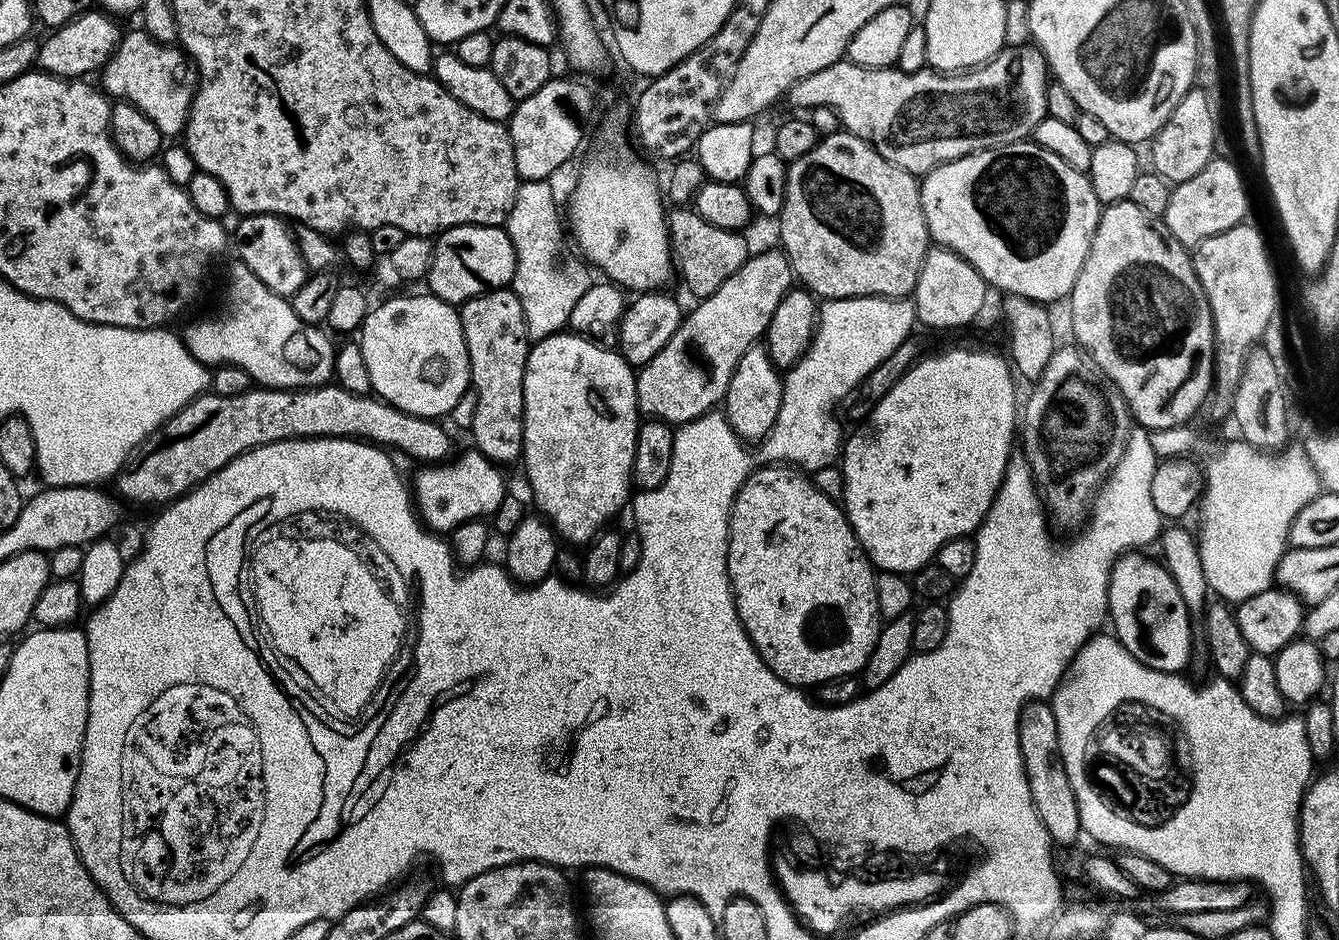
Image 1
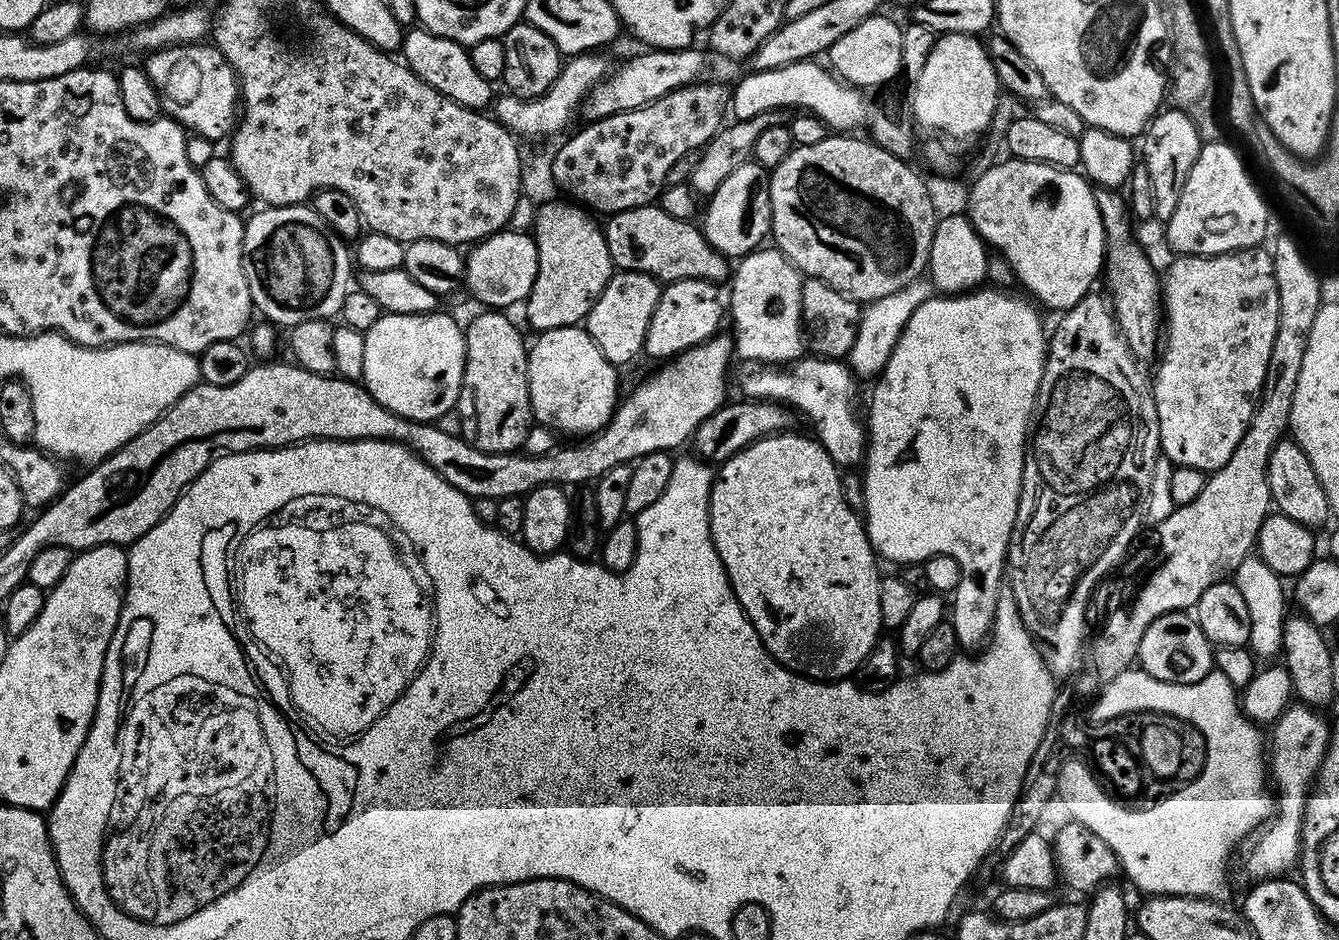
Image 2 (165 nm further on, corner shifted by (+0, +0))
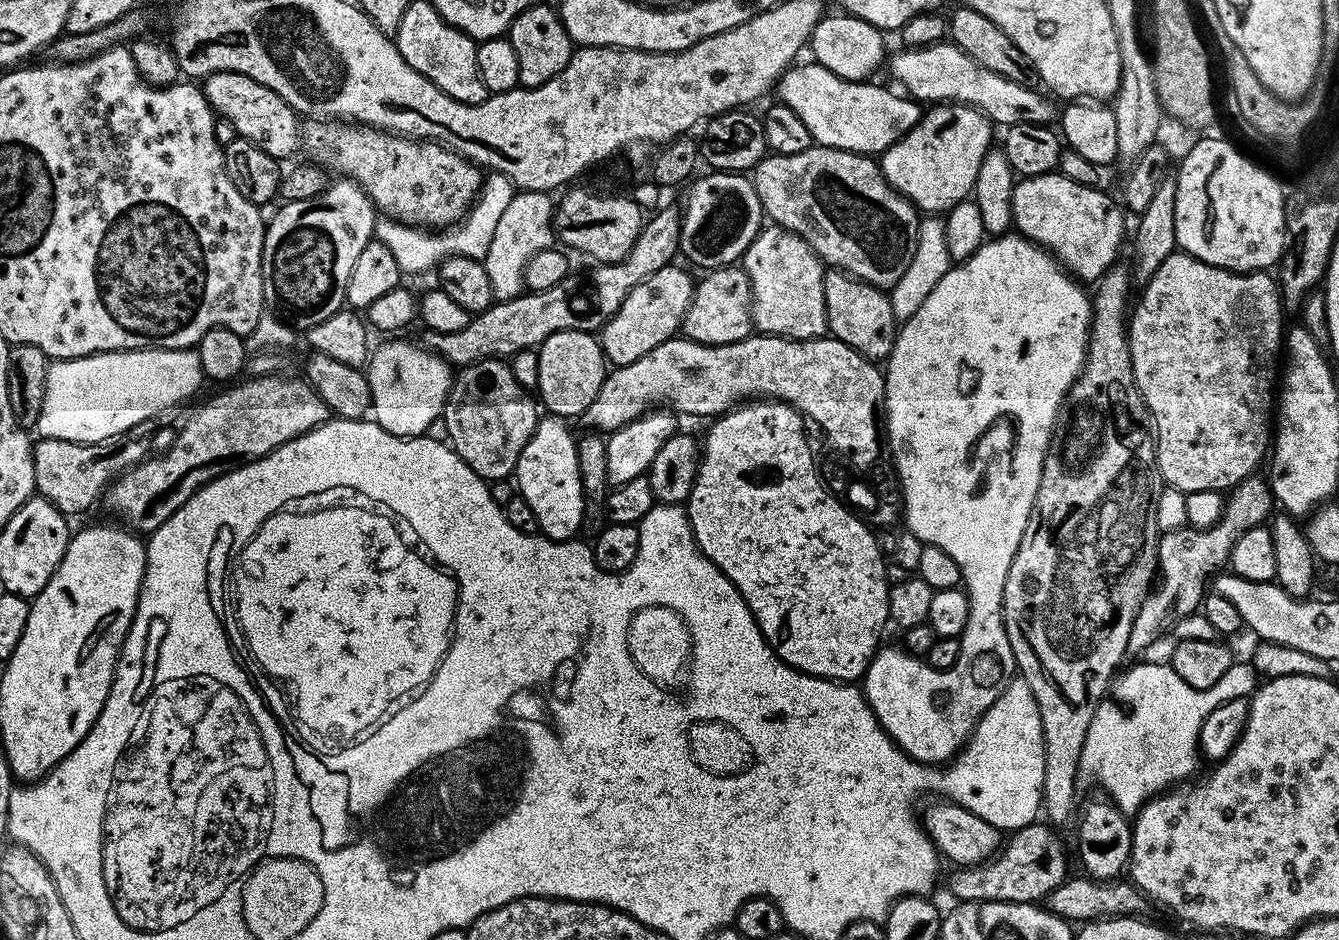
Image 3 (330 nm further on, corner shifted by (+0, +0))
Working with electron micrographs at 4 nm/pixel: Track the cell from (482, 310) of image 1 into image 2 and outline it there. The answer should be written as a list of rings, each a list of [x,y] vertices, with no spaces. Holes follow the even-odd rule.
[[[480,310],[480,313],[466,324],[465,366],[462,374],[460,397],[455,410],[460,413],[462,433],[470,443],[483,452],[514,452],[523,449],[534,417],[530,390],[528,389],[528,348],[524,336],[516,329],[514,321],[500,310]]]

